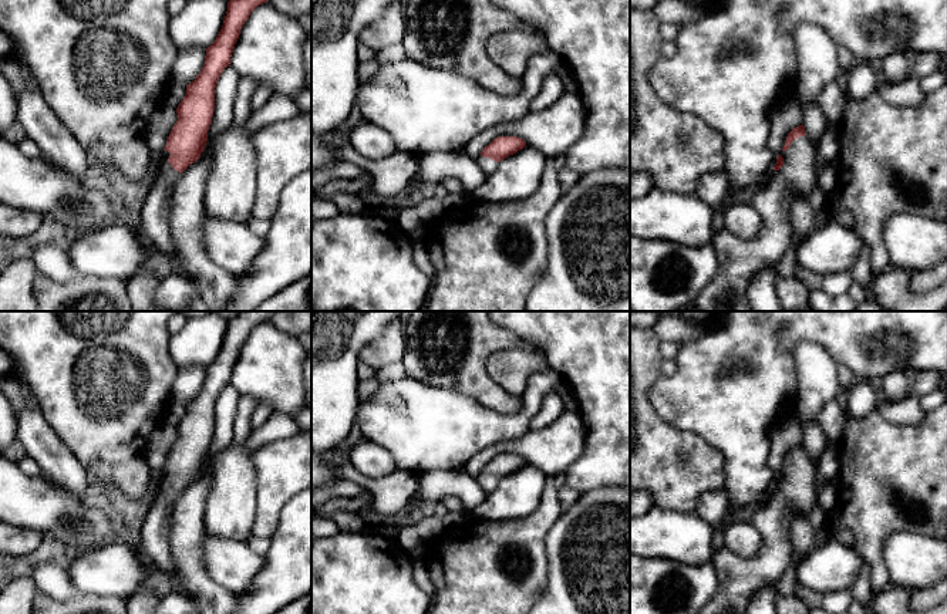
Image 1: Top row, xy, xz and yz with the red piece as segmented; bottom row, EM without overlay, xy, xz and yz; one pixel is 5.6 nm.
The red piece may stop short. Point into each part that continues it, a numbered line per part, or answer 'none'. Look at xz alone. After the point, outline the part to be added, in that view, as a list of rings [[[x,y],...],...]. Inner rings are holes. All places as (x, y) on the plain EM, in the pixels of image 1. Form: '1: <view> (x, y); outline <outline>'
1: xz (485, 482); outline [[[479,475],[476,478],[479,486],[486,492],[491,493],[499,483],[499,480],[492,479],[491,476]]]

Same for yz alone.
1: yz (740, 577); outline [[[806,455],[796,456],[782,469],[783,485],[772,489],[756,507],[754,524],[761,533],[762,547],[752,557],[741,557],[727,547],[714,553],[718,590],[700,614],[748,614],[752,596],[776,586],[792,563],[789,529],[801,515],[810,515],[818,505],[815,468]]]

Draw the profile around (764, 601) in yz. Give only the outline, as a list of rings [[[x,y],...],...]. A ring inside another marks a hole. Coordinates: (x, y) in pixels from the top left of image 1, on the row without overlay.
[[[776,586],[758,590],[748,604],[748,614],[779,614],[776,608],[778,594]]]

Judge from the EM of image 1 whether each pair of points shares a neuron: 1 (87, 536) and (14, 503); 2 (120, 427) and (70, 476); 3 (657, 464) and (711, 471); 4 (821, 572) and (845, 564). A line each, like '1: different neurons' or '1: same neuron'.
1: same neuron
2: different neurons
3: same neuron
4: same neuron

